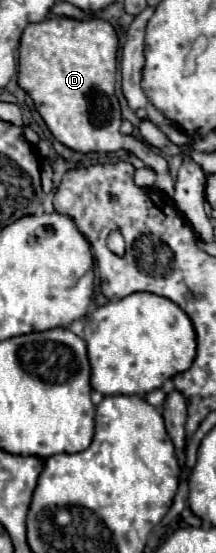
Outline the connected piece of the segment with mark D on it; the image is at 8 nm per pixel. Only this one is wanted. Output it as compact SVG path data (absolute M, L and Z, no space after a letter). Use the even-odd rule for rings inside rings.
M51 16L43 22L29 24L23 30L21 44L19 44L19 86L25 88L25 92L33 98L47 128L61 144L65 144L71 150L83 152L83 154L129 150L157 172L157 182L153 188L171 198L173 180L167 174L167 160L163 156L159 156L157 152L153 152L147 142L141 142L119 130L123 116L121 116L119 100L115 96L117 48L119 48L119 44L117 44L117 34L115 34L113 26L99 18L75 20L75 18L65 18L65 16Z

